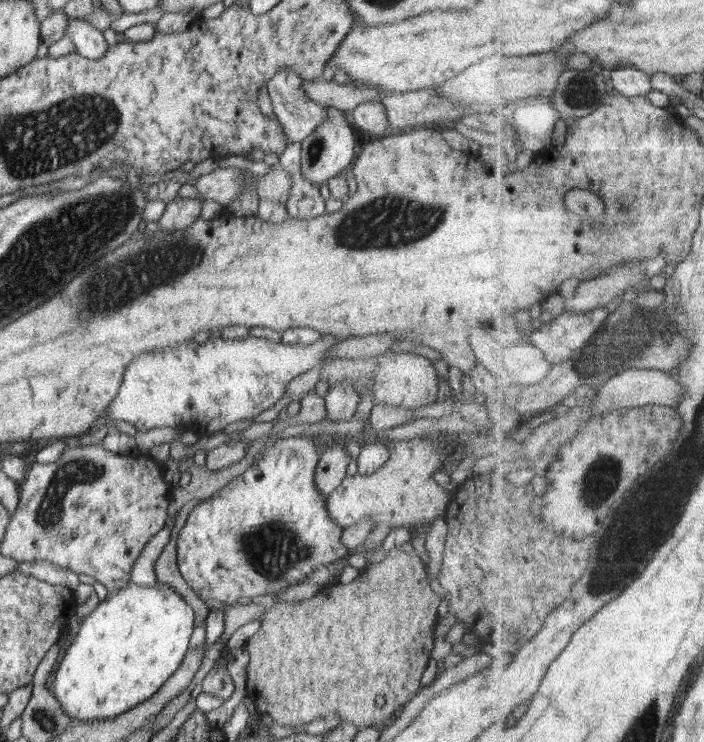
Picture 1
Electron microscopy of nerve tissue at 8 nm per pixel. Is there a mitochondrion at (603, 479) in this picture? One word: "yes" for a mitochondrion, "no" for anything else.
yes

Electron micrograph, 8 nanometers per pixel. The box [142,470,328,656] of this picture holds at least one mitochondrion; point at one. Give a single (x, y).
(273, 549)

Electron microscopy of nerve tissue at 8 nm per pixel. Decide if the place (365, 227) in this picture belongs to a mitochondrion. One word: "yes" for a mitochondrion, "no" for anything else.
yes

